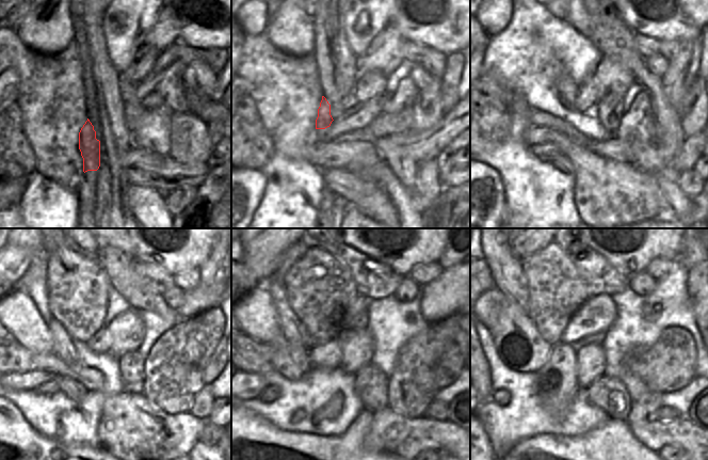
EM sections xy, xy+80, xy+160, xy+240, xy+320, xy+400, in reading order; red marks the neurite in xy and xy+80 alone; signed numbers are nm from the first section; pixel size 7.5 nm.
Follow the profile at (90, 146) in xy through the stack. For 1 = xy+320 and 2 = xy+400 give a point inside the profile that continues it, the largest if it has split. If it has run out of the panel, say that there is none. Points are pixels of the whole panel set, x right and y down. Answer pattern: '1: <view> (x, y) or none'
1: xy+320 (320, 287)
2: xy+400 (557, 289)

